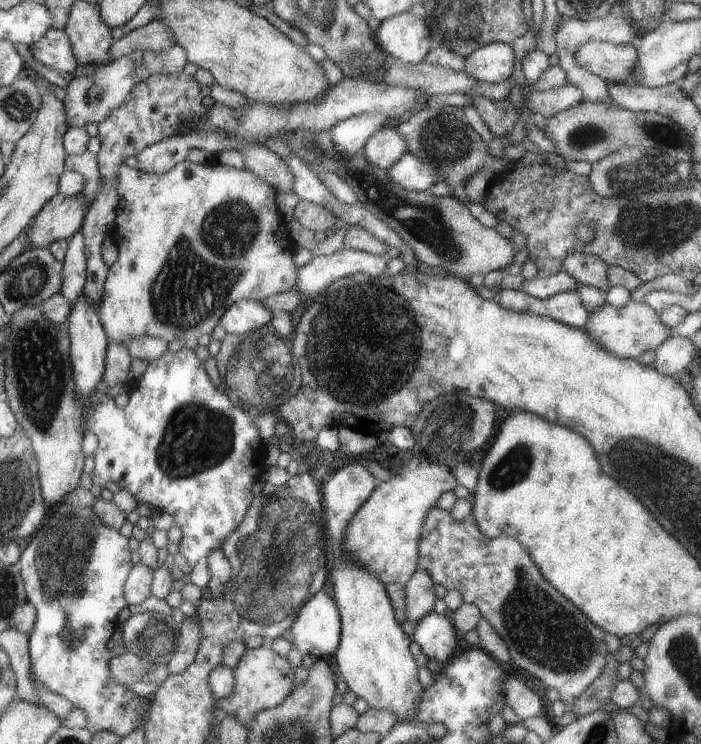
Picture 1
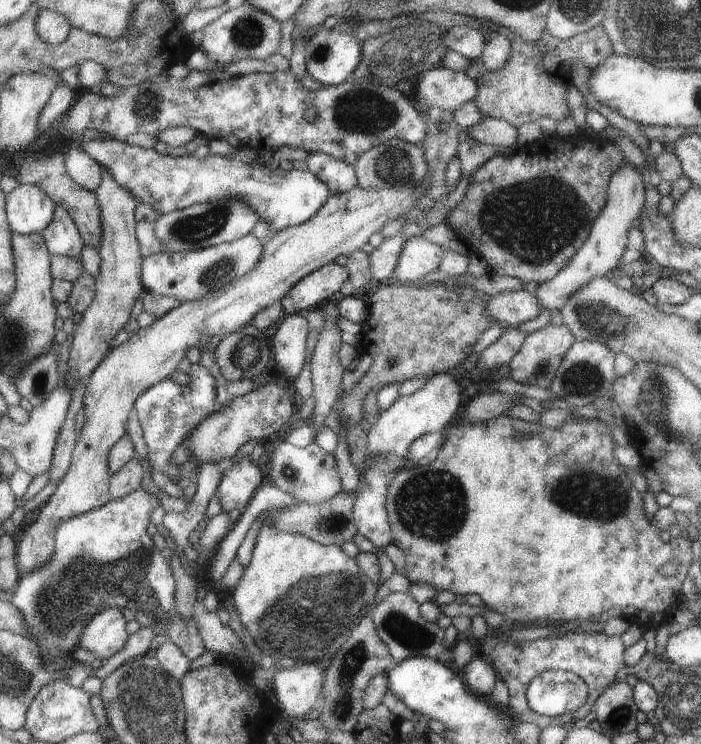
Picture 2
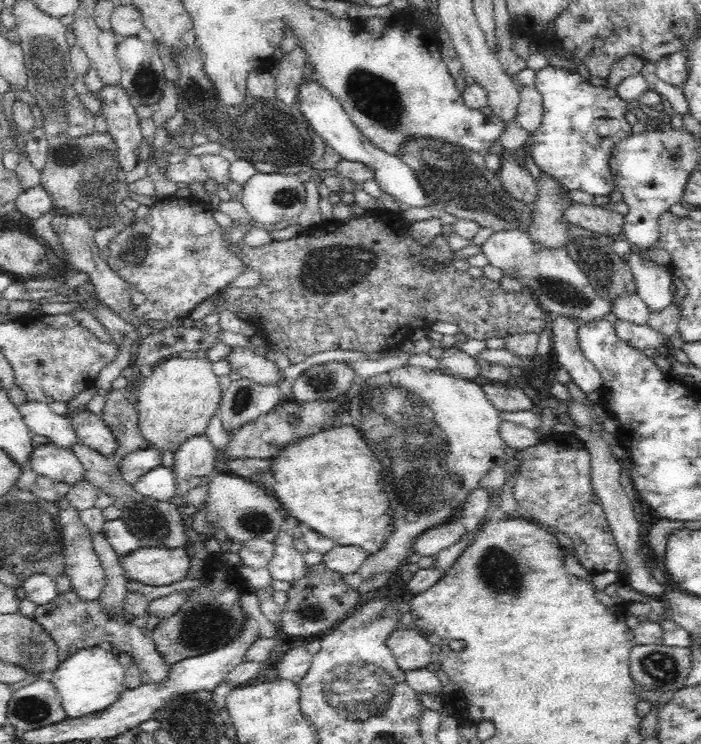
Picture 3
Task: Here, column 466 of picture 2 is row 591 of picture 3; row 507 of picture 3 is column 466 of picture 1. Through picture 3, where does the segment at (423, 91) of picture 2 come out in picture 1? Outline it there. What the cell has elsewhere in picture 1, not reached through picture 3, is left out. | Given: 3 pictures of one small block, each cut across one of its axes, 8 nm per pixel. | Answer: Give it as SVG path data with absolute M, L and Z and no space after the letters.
M489 43L465 56L463 71L482 83L496 85L508 81L514 70L516 56L511 45Z

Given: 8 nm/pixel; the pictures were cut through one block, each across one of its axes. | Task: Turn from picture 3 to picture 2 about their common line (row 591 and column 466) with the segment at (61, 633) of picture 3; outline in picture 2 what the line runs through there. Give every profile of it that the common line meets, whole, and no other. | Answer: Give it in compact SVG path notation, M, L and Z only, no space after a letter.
M602 26L570 39L556 38L548 31L536 41L526 41L522 36L514 34L511 56L502 69L488 70L482 61L477 59L470 61L471 65L465 73L476 81L480 88L479 94L474 98L480 113L484 117L501 119L519 128L541 117L550 117L556 122L568 119L570 108L566 102L566 90L568 72L572 64L580 60L592 72L612 55L616 55L614 44Z

